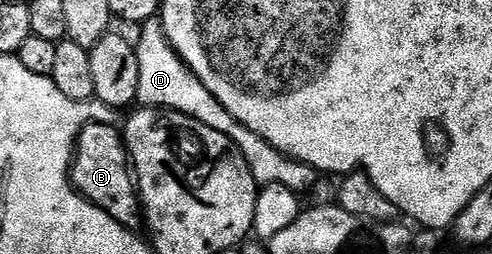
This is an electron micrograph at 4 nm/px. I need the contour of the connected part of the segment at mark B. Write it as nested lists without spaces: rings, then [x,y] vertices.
[[[91,122],[76,139],[76,153],[70,167],[73,187],[102,212],[114,216],[118,224],[136,228],[142,222],[140,191],[130,169],[130,155],[123,133],[111,122]]]

